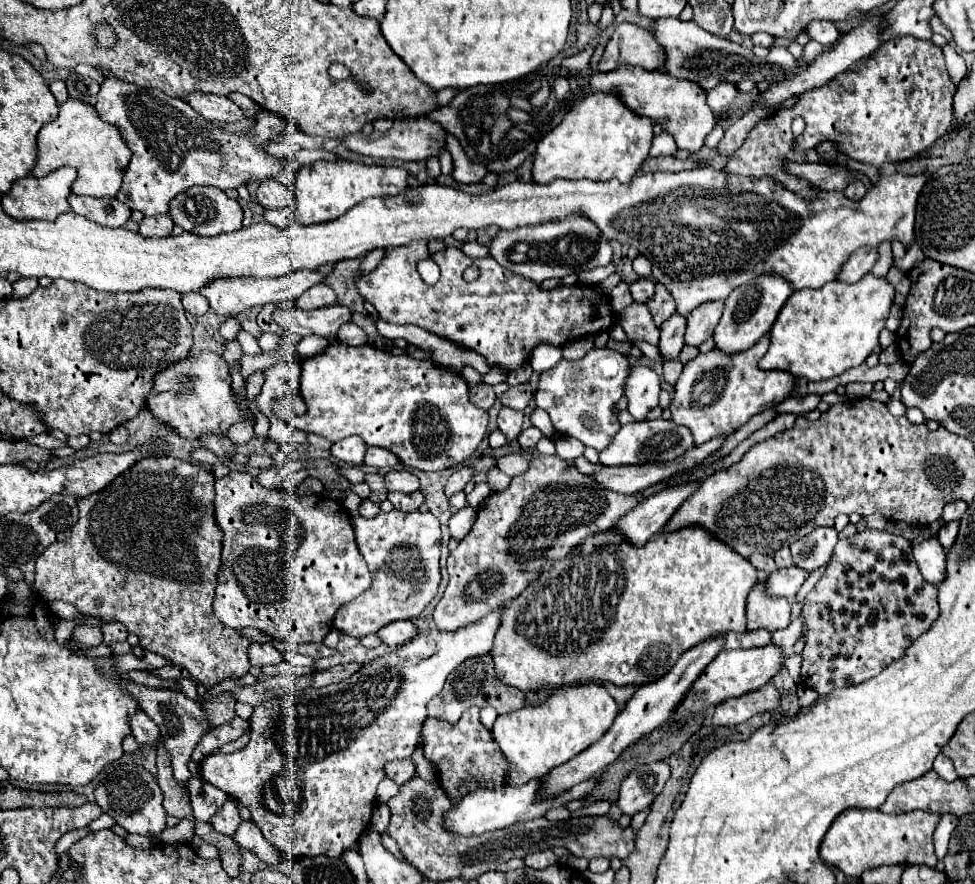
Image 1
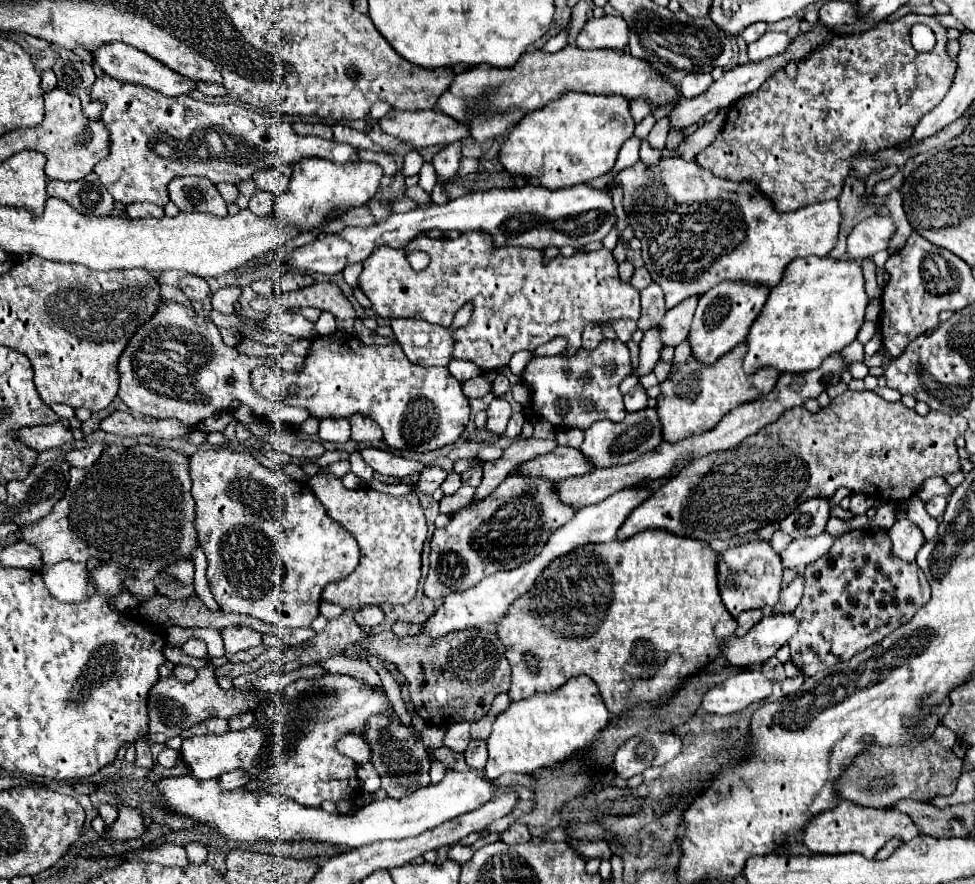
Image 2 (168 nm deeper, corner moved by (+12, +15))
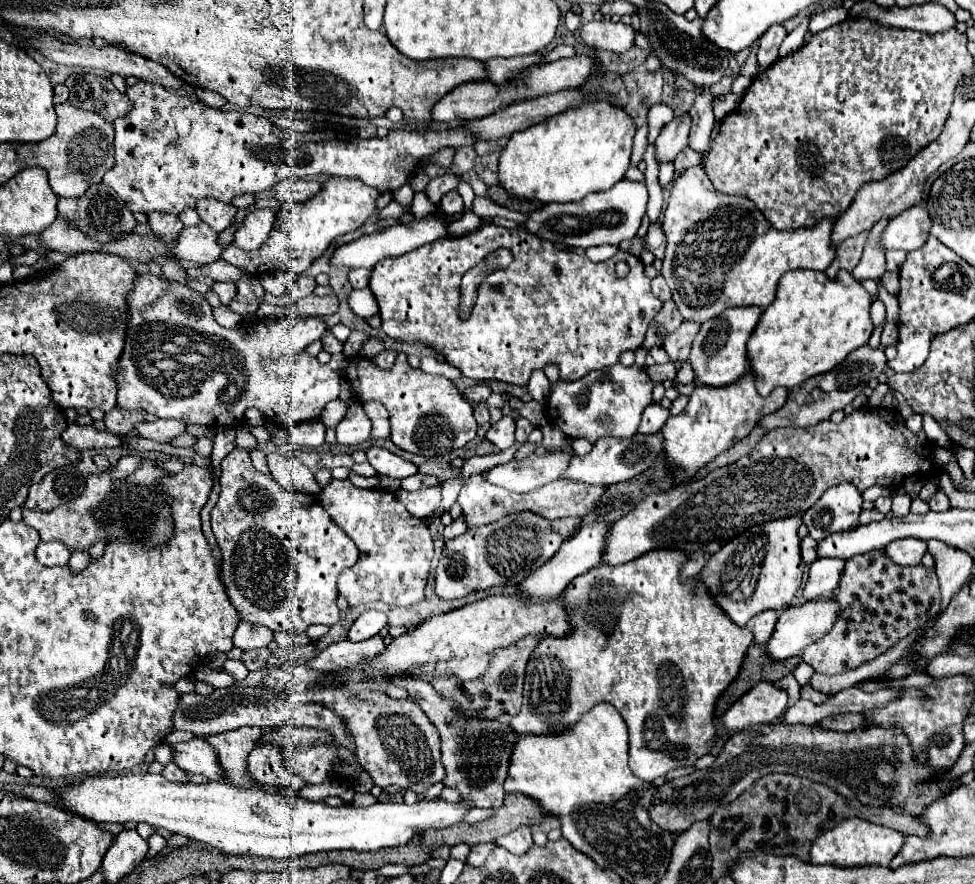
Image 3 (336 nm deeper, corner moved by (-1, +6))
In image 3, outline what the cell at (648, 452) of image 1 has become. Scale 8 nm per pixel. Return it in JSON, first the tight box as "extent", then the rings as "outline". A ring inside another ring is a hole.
{"extent":[561,433,663,485],"outline":[[[655,433],[655,435],[635,435],[631,439],[611,439],[605,437],[601,439],[593,451],[589,455],[573,455],[567,467],[567,473],[563,473],[561,479],[567,481],[579,481],[579,483],[589,483],[589,485],[611,485],[611,483],[619,483],[625,479],[633,479],[635,475],[639,475],[641,471],[645,471],[647,467],[651,467],[651,463],[657,459],[657,455],[663,451],[663,435]]]}

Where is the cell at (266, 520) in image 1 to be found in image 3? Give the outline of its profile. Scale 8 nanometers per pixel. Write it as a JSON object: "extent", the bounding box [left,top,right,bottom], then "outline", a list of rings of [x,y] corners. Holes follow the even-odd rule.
{"extent":[211,449,359,633],"outline":[[[233,449],[221,461],[219,485],[221,493],[211,511],[211,527],[223,553],[221,579],[241,619],[255,625],[265,625],[271,631],[289,633],[305,633],[307,627],[315,623],[323,623],[327,627],[335,625],[341,617],[335,603],[337,577],[343,569],[355,565],[359,559],[357,545],[349,539],[349,535],[327,515],[315,495],[287,491],[271,475],[257,471],[251,465],[245,449]]]}

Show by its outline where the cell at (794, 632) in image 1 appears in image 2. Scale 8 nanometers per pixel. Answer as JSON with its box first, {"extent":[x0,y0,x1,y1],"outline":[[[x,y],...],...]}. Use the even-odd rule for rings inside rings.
{"extent":[772,576,802,612],"outline":[[[796,576],[794,582],[790,582],[782,592],[780,592],[780,602],[772,608],[772,612],[794,612],[802,598],[802,576]]]}

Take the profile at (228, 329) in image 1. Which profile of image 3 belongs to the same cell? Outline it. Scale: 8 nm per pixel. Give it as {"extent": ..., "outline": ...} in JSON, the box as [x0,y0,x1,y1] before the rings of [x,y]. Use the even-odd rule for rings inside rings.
{"extent":[229,275,265,317],"outline":[[[245,275],[237,281],[237,295],[229,303],[229,307],[235,313],[239,313],[241,317],[253,317],[257,313],[259,305],[263,303],[263,295],[265,295],[265,291],[263,291],[259,279],[253,275]]]}

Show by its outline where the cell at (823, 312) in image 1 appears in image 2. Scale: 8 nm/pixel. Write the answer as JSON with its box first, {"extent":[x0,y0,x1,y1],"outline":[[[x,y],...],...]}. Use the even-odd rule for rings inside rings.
{"extent":[744,256,868,374],"outline":[[[828,256],[790,262],[748,332],[744,372],[754,374],[764,366],[778,368],[780,372],[808,372],[818,368],[824,358],[844,350],[858,336],[868,302],[858,262]]]}

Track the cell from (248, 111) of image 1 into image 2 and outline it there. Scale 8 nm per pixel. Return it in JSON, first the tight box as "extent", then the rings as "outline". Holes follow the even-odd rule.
{"extent":[198,82,226,96],"outline":[[[198,82],[198,92],[202,92],[204,96],[226,96],[226,88],[222,88],[222,84],[206,84],[206,82]]]}

